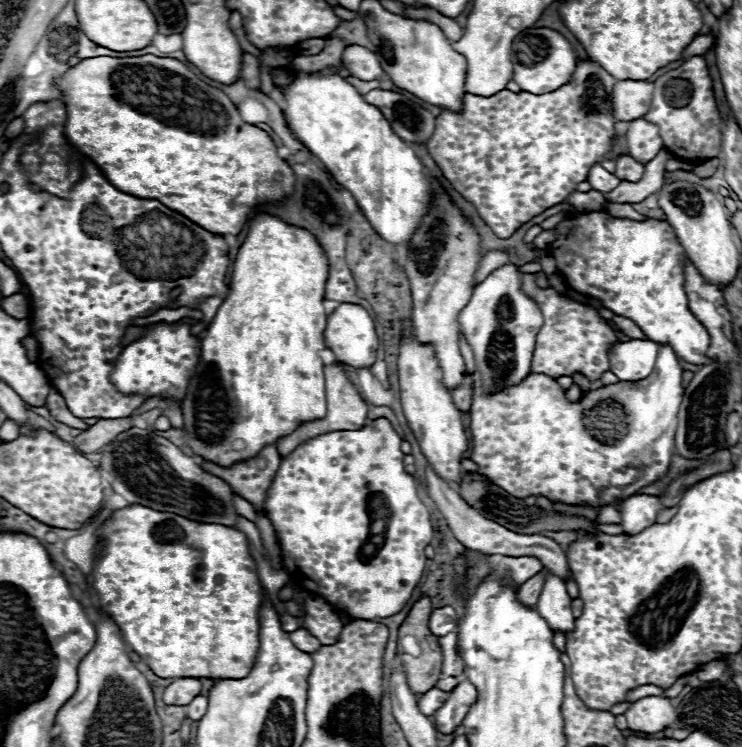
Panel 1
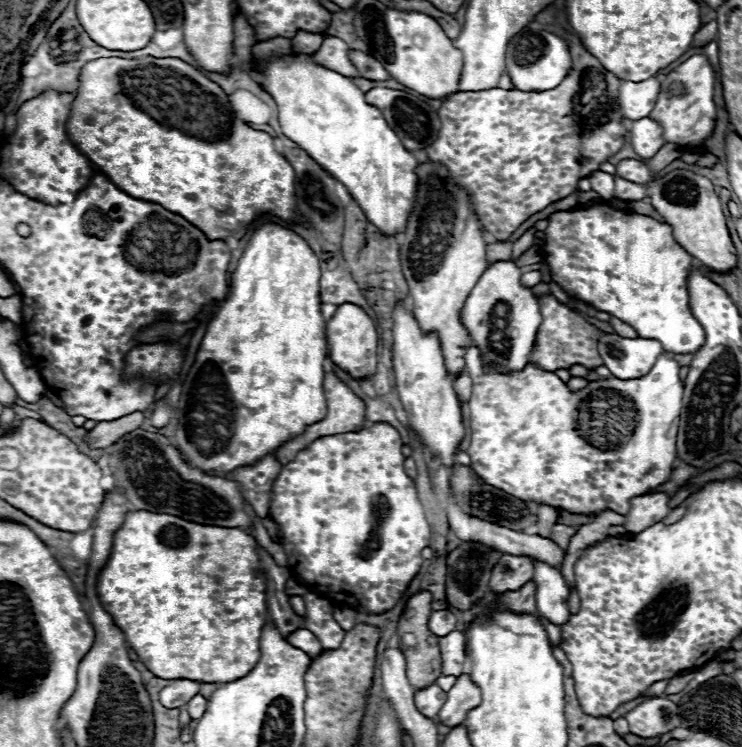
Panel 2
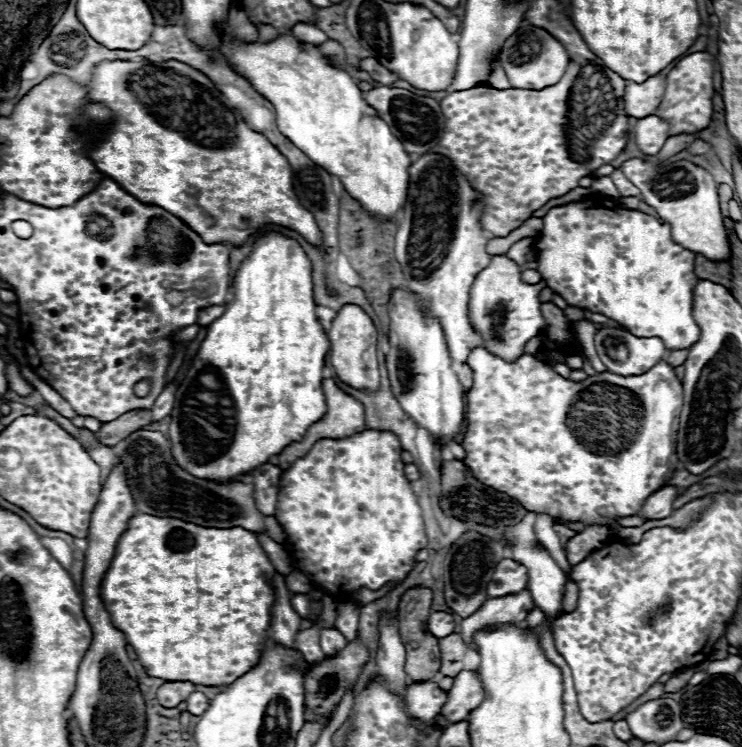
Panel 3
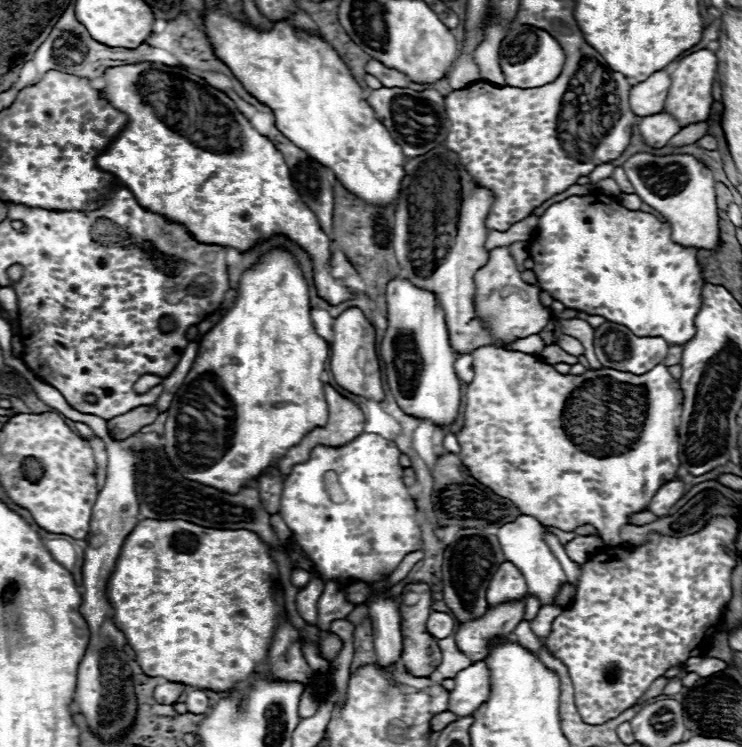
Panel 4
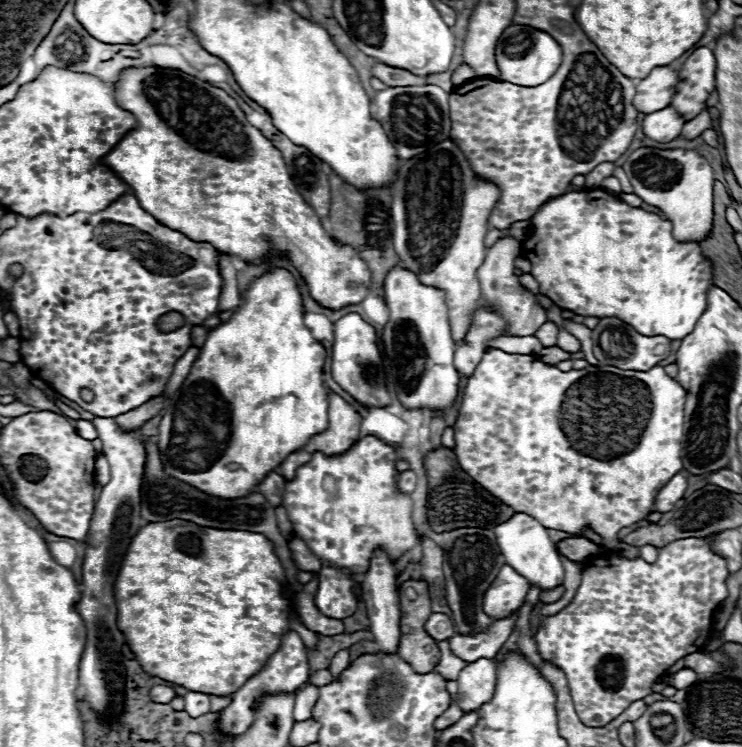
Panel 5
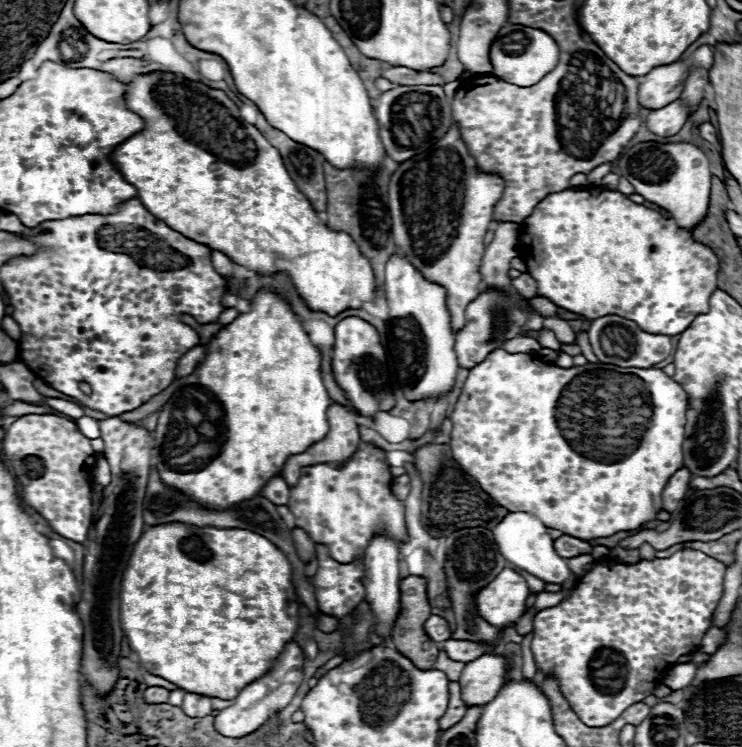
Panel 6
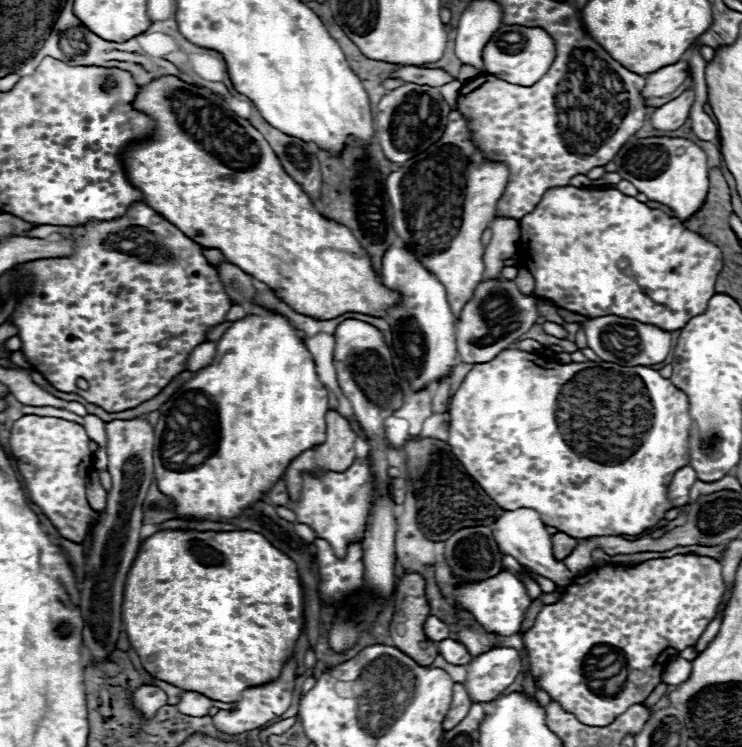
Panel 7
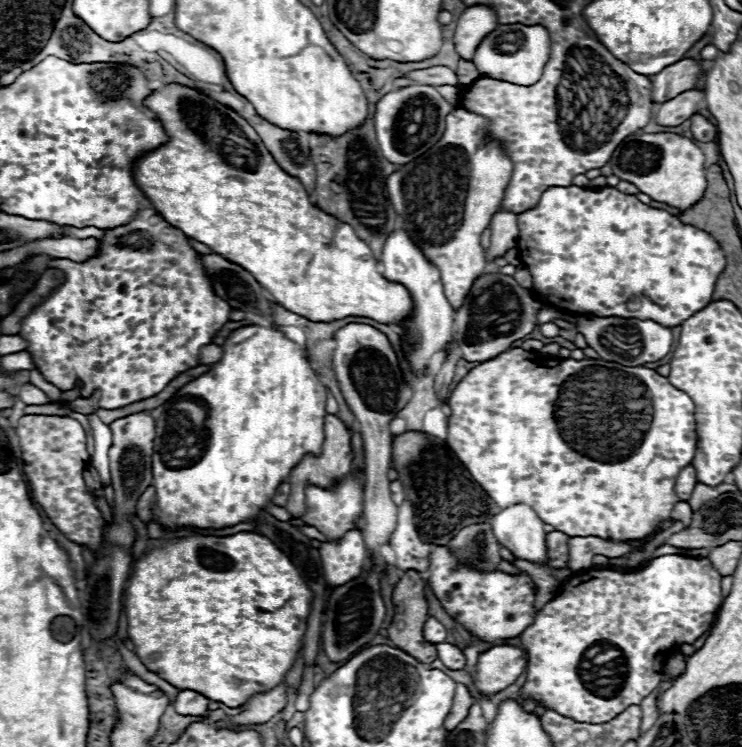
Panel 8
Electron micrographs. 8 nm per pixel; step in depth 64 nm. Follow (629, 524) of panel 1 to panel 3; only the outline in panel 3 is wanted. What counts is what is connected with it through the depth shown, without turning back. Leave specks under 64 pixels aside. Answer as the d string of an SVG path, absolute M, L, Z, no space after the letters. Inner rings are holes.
M666 486L666 488L660 488L656 494L648 496L640 510L636 512L638 516L642 516L644 520L660 520L660 518L666 518L670 512L672 512L672 502L674 498L678 496L678 490L672 488L672 486Z

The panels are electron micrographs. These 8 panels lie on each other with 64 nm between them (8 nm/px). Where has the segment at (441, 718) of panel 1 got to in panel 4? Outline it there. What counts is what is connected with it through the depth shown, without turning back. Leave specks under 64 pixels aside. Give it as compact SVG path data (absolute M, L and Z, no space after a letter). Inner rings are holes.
M484 662L472 664L460 670L454 678L456 686L450 692L448 710L458 718L470 716L482 702L488 700L490 694L490 674Z

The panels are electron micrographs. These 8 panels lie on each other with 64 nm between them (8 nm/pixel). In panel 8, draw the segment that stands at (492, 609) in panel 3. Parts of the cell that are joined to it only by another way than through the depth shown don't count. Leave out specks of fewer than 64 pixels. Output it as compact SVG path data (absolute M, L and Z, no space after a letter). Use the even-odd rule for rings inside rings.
M440 642L440 644L436 644L436 648L438 648L438 658L440 658L448 668L452 668L452 670L464 668L466 656L464 656L464 652L462 652L458 646L454 646L454 644L450 644L450 642Z

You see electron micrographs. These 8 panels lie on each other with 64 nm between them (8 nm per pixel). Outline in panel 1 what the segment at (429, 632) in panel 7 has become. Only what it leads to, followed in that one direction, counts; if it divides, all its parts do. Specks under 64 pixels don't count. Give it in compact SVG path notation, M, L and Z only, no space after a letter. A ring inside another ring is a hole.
M450 606L436 608L432 612L432 616L430 616L430 630L436 636L446 636L446 634L450 634L456 628L456 622L458 622L456 612Z

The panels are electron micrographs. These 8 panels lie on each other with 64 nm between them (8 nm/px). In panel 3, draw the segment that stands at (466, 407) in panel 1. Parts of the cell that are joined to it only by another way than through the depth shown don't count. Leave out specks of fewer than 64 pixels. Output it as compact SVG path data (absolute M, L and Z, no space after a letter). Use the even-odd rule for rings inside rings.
M462 364L456 368L456 376L458 376L458 382L462 386L462 392L466 394L472 388L472 370L466 364Z

